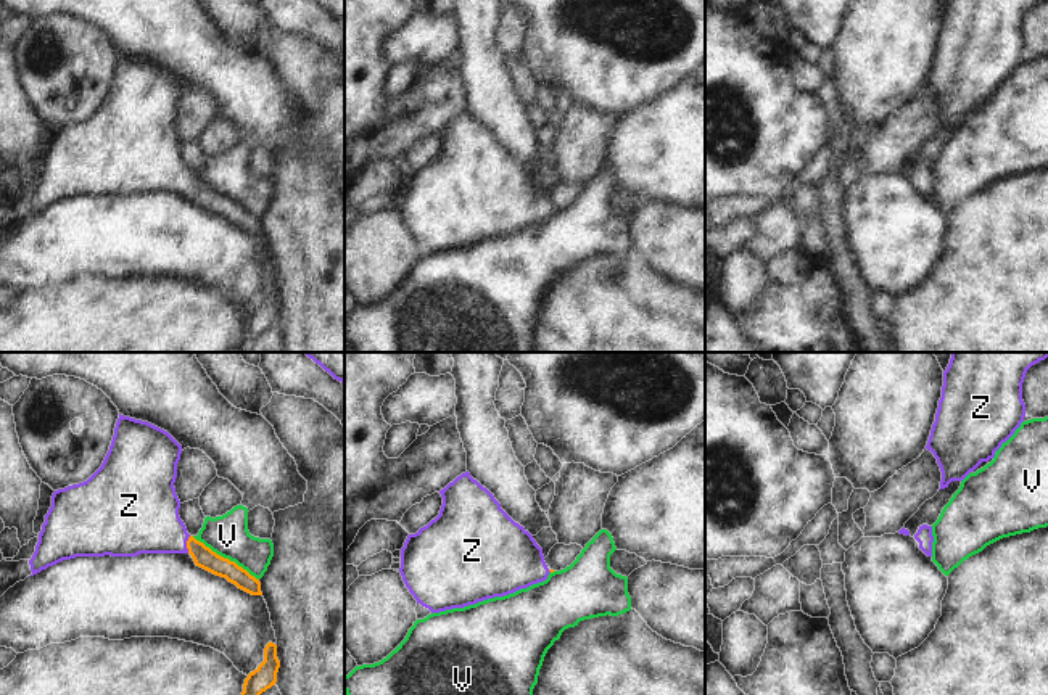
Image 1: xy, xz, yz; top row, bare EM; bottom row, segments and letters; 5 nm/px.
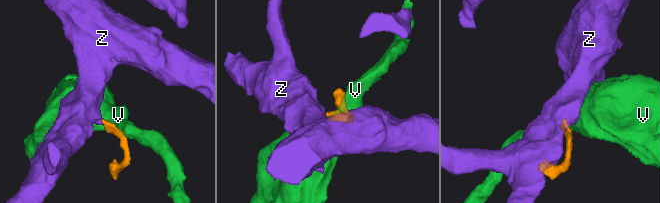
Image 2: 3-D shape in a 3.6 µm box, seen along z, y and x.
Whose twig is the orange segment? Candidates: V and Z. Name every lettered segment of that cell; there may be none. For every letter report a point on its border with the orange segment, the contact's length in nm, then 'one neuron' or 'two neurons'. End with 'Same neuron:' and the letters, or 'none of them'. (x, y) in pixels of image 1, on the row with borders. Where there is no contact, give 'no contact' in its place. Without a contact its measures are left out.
V: xy (226, 559) | 400 nm | two neurons
Z: xy (187, 544) | 90 nm | one neuron
Same neuron: Z

